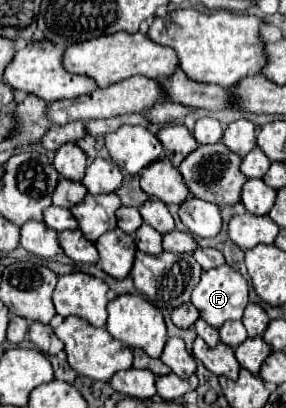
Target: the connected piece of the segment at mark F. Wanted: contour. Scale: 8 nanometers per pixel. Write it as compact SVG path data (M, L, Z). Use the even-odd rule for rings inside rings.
M225 264L201 274L201 282L193 290L191 302L207 324L221 328L229 320L241 320L249 304L247 292L247 280Z

